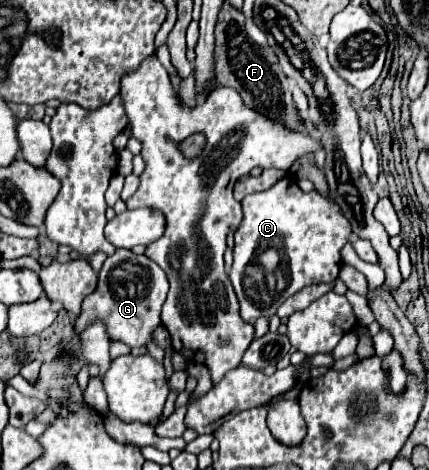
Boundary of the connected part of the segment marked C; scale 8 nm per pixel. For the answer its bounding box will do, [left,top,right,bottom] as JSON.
[230,176,352,324]

